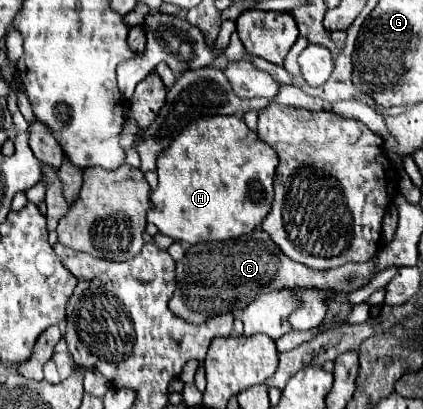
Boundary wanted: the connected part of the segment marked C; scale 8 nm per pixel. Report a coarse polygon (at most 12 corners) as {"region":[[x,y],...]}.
{"region":[[259,227],[197,243],[169,301],[199,325],[261,293],[319,287],[347,295],[373,261],[313,271]]}

